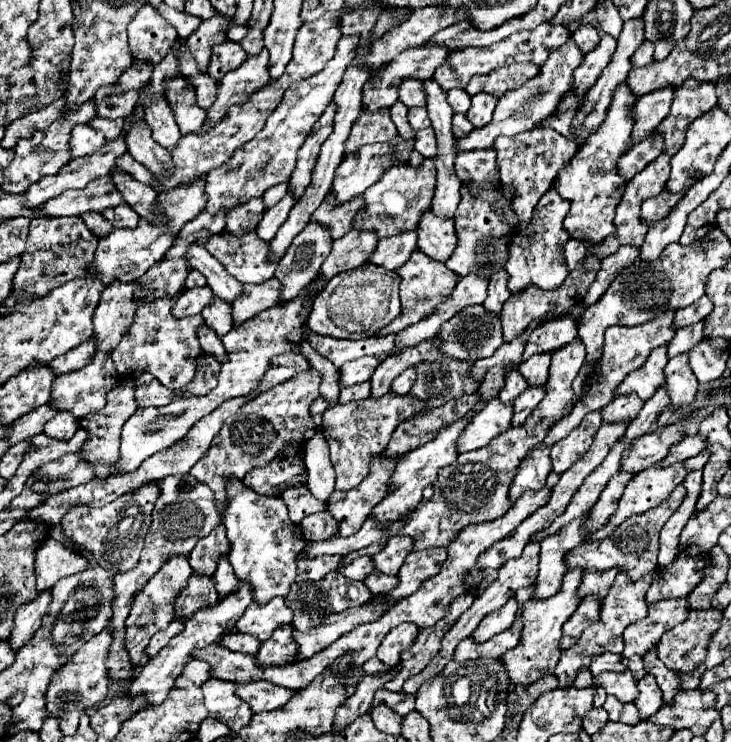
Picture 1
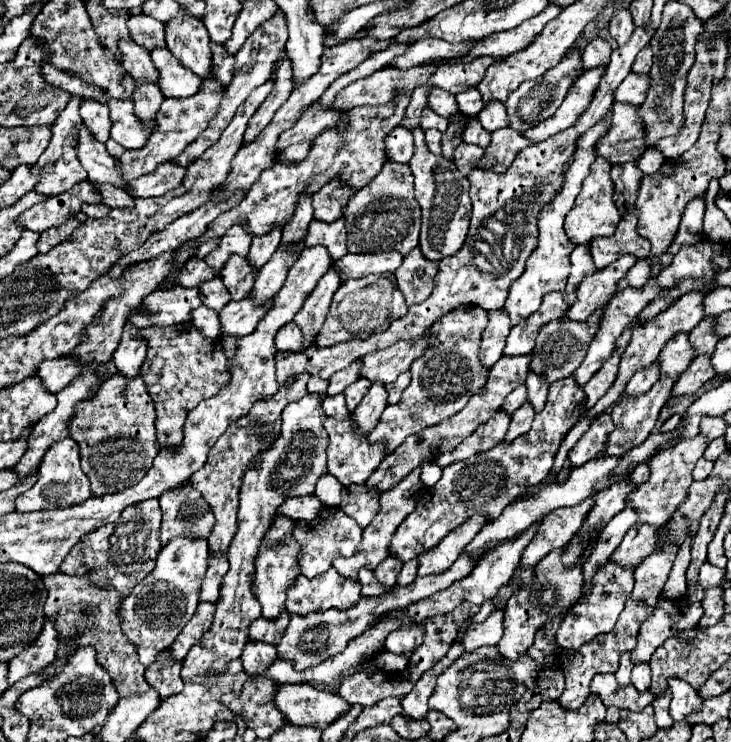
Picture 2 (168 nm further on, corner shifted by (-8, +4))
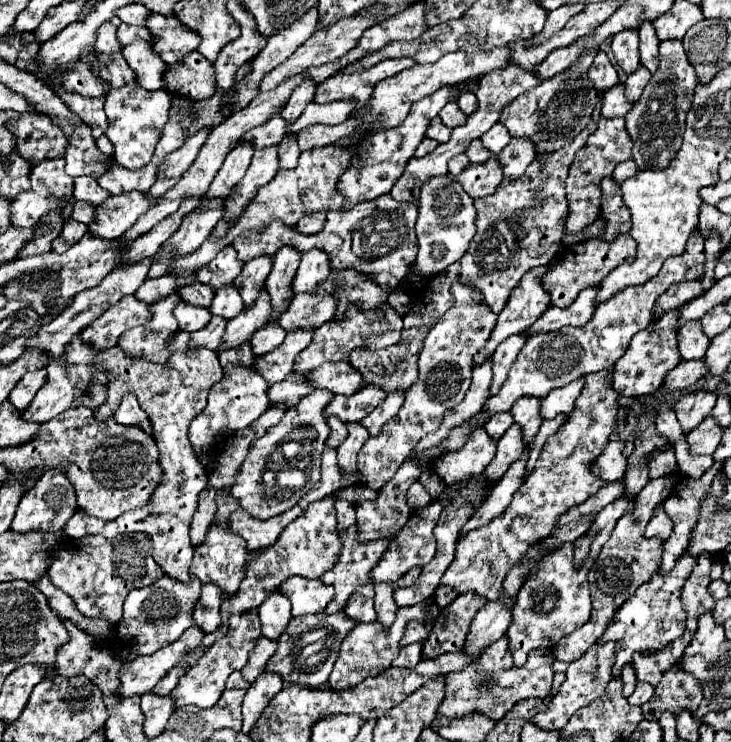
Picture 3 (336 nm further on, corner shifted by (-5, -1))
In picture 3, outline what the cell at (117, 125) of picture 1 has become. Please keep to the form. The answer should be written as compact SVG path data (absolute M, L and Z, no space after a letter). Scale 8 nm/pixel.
M124 85L120 89L110 89L104 103L104 111L108 117L106 137L114 145L114 159L118 165L132 171L148 165L156 149L156 141L160 139L160 129L164 129L168 121L170 105L172 105L172 95L164 89L158 89L156 93L140 89L140 85Z

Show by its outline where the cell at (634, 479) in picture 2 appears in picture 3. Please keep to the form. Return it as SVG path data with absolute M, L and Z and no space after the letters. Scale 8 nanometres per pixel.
M670 447L670 449L664 449L664 451L660 451L658 455L652 457L652 461L650 461L650 479L670 475L672 469L676 469L676 457L674 457L674 449Z

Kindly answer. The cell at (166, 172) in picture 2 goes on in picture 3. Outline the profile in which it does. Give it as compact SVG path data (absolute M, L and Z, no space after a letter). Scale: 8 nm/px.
M122 193L108 197L104 203L96 205L96 221L92 221L88 229L94 237L120 239L154 203L156 199L150 201L144 193Z

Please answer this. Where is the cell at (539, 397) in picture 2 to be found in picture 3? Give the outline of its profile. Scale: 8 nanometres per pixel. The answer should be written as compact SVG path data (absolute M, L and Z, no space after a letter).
M522 397L520 401L514 403L514 407L510 409L514 423L520 425L522 429L522 437L524 437L524 445L528 445L532 441L532 437L536 437L542 419L540 419L540 399L536 397Z

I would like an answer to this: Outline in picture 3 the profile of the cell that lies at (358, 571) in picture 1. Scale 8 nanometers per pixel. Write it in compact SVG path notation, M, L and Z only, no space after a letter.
M362 585L352 593L348 603L342 609L346 617L352 617L356 623L372 623L376 621L376 611L374 611L374 585Z

